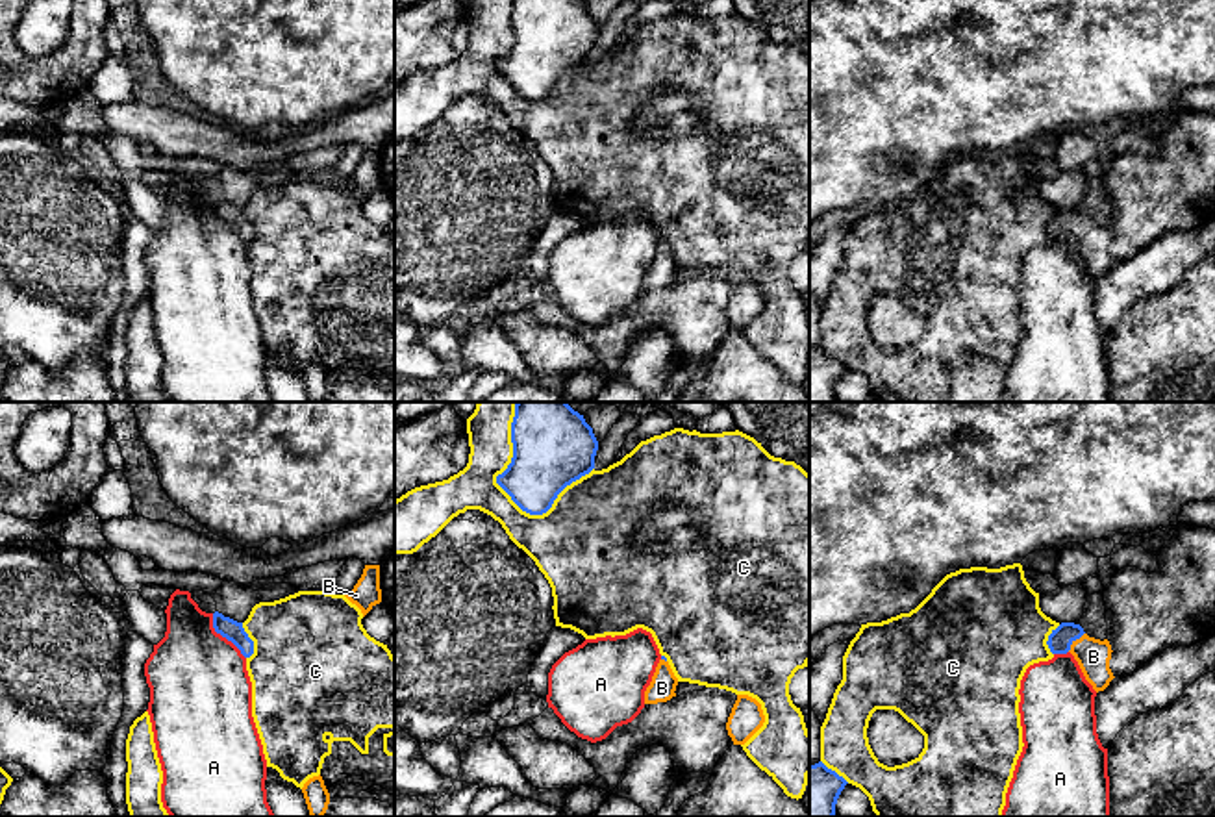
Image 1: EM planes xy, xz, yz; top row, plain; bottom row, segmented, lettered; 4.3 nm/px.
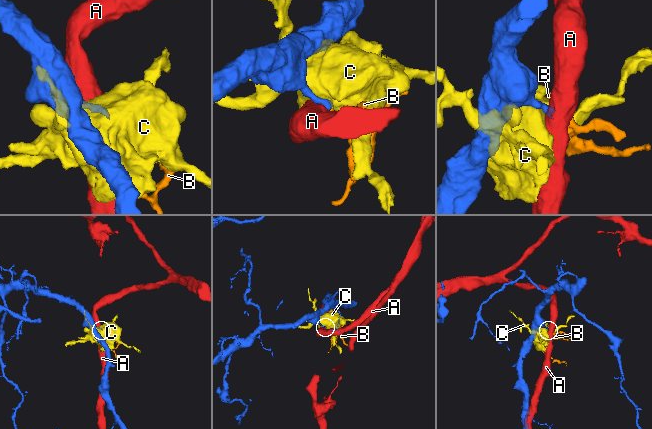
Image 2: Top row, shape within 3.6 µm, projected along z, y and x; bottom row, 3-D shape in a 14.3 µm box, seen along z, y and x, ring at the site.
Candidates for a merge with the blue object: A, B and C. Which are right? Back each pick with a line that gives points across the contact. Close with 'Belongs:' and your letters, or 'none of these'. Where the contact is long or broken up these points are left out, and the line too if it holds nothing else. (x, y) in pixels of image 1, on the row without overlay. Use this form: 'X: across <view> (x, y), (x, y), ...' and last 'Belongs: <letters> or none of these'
B: across yz (1060, 225), (1075, 225), (1093, 241)
Belongs: B

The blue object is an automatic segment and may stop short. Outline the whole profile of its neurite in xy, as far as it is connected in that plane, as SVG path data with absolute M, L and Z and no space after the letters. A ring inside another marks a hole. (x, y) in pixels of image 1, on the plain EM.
M213 198L213 213L217 219L232 226L244 243L250 243L254 239L254 226L248 222L248 219L243 213L243 207L237 207L230 202L224 202L222 198Z

